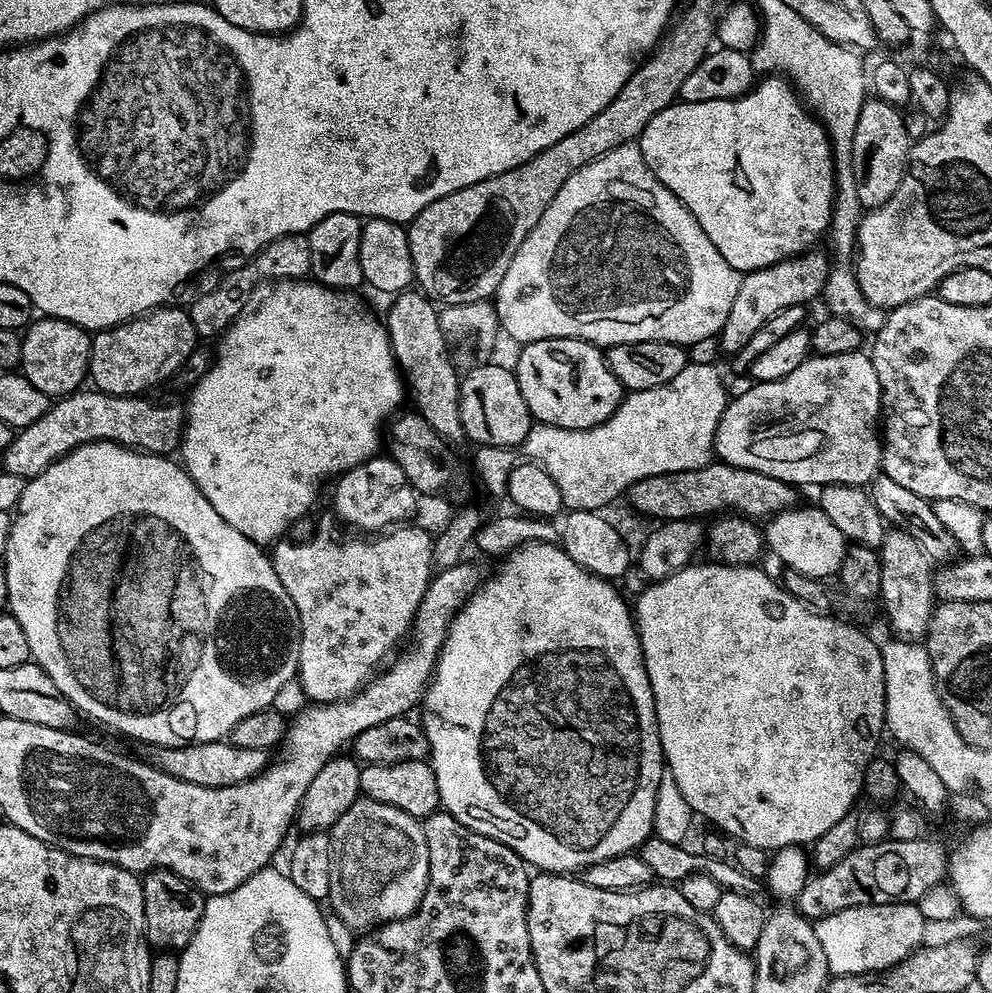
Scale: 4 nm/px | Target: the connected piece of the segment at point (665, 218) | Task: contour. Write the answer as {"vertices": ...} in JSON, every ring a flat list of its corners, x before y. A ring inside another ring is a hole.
{"vertices":[[642,154,628,156,636,172,624,172,624,180,632,176,628,188,624,188,624,200,632,200,632,208,636,208,636,204,640,204,640,192,636,192,632,184,640,184,640,176,648,176,648,184,652,184,652,216,644,216,644,208,640,208,640,212,632,212,632,216,636,216,632,224,612,220,592,244,588,244,588,232,596,232,596,228,592,228,588,220,576,220,576,228,564,228,564,232,560,232,560,228,548,228,548,232,544,232,544,224,536,224,536,228,530,230,512,261,503,269,494,297,499,327,505,337,517,340,520,346,558,336,588,340,597,346,647,340,693,346,711,336,712,339,719,337,726,314,730,314,730,306,734,306,734,298,738,298,742,274,718,254,714,242,706,238,702,226,692,217,692,211,657,180,653,172,644,172,646,162,640,164,641,158],[556,236,564,236,564,244,560,244]]}

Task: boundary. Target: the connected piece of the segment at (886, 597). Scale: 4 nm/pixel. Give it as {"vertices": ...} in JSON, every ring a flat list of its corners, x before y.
{"vertices":[[895,527,885,531,884,541,878,551,882,570,879,599,884,600,888,624,901,640,923,641,934,607,933,561,915,536]]}

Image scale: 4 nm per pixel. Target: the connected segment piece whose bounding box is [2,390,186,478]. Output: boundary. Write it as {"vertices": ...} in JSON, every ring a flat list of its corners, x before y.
{"vertices":[[108,390,84,391,74,391,49,403,46,414,38,422,19,429,12,437,12,445,3,449,3,471,31,478,42,474,42,470,70,450,99,440,153,454,172,454,179,449,186,423,186,412,181,405,179,408,176,404,151,404,140,396,116,396,120,394]]}

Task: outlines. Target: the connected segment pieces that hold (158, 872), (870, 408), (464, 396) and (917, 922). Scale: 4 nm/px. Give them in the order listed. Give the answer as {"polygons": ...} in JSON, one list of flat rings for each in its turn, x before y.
{"polygons":[[[154,868,142,876,144,936,156,950,182,950,194,938,204,913,205,895,186,878,165,868]],[[863,351,851,352,850,354,838,354,837,356,817,356,802,362,794,374,786,374,786,378,778,378,774,382,756,382,753,388,745,390,741,396,734,395,727,401,727,408,722,414,718,424,714,452,723,463,735,468,754,470,758,474,766,474,770,478,778,478,782,482,793,486,800,484,854,484,857,486,868,486,877,475,882,472,880,458,882,455,882,409,880,406,880,387,878,386,878,374,874,374,871,355]],[[480,364,477,368,472,368,468,373,463,373,462,379,460,381,460,417,462,418,462,426,464,427,465,437,470,441,473,440,473,445,486,447,504,447,511,449,519,449,524,443,526,434,530,434,532,425,534,423,534,417,532,411,526,406,526,398,522,398,522,390,518,386,516,381,515,371,511,367,503,368,500,364]],[[875,904,858,906,850,910,838,910,826,918,815,921,818,942,822,942,822,954,826,954,829,973,833,977,860,975,867,972,882,973,895,964,902,962,912,952,923,945,923,928,925,919,916,904]]]}

